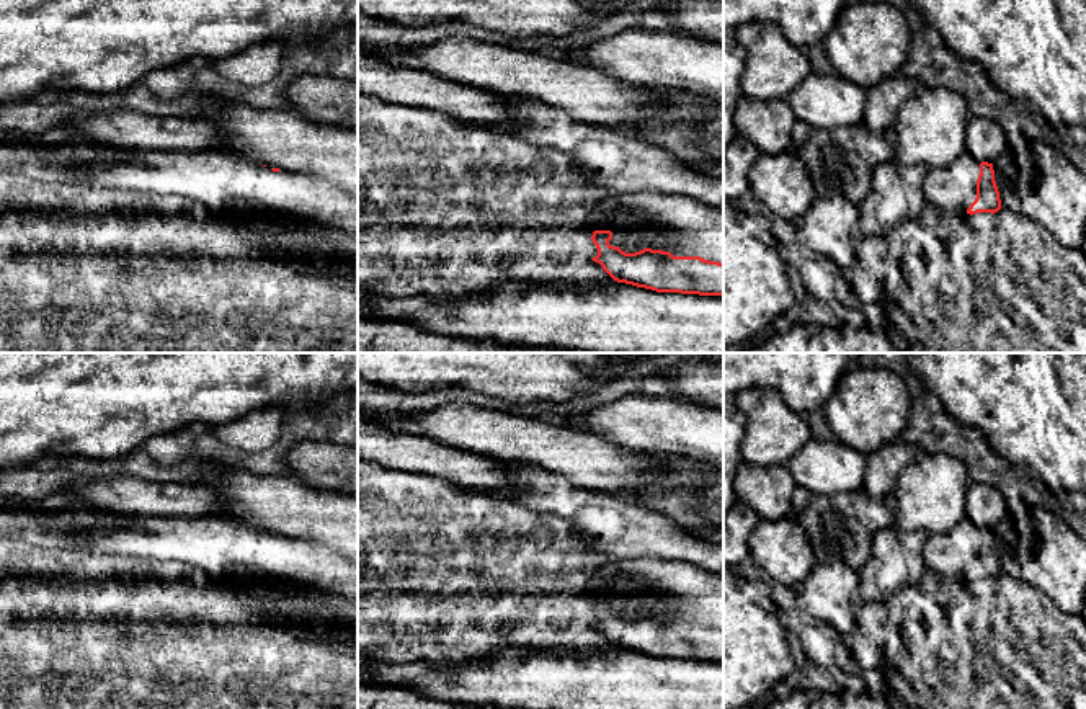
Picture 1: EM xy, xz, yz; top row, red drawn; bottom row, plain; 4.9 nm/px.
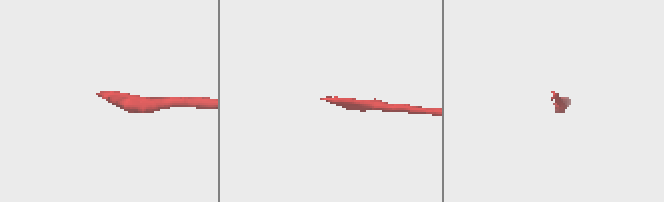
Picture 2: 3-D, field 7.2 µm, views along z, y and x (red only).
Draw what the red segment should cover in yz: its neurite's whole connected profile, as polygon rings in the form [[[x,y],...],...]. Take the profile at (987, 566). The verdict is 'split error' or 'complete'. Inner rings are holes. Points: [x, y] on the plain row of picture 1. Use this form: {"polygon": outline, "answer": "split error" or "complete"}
{"polygon": [[[968,518],[944,534],[929,536],[924,562],[936,575],[959,580],[995,580],[1001,575],[993,529],[978,529]]], "answer": "split error"}

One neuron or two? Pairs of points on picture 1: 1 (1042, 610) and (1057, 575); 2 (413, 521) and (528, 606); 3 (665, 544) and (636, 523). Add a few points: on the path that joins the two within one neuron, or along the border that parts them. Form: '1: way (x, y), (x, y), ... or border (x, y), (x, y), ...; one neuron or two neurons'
1: border (1016, 575), (1045, 593), (1068, 613); two neurons
2: way (456, 495), (480, 515), (477, 595); one neuron
3: way (658, 538), (642, 530); one neuron

